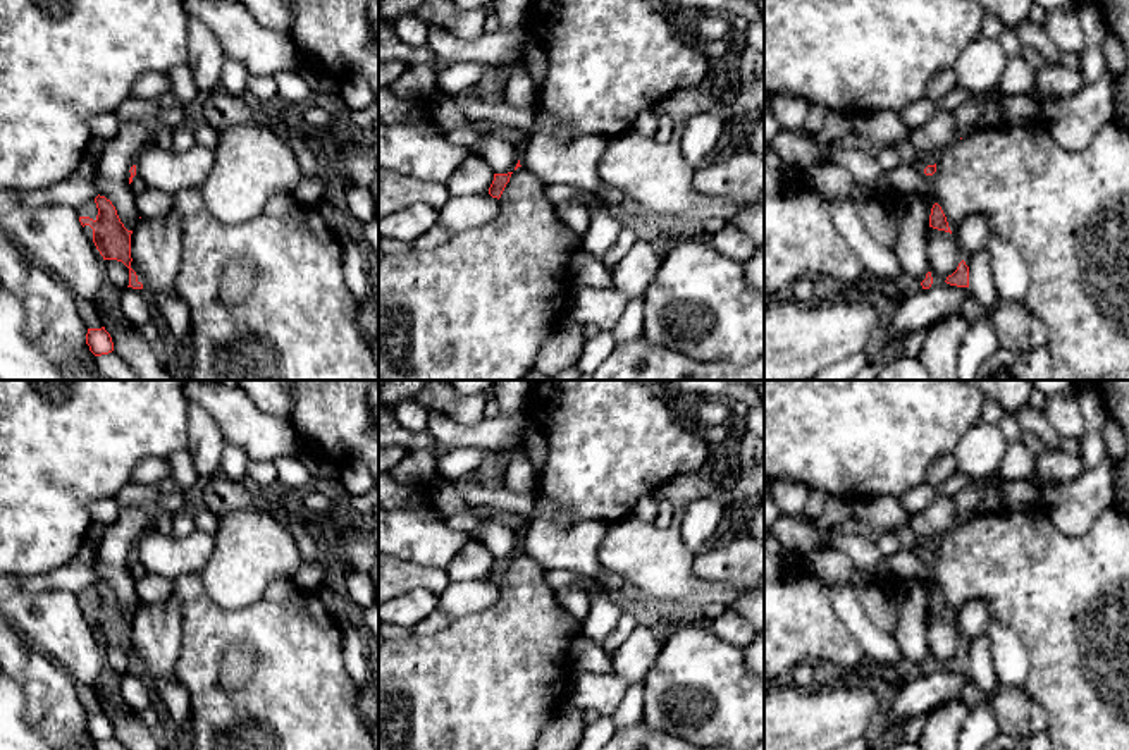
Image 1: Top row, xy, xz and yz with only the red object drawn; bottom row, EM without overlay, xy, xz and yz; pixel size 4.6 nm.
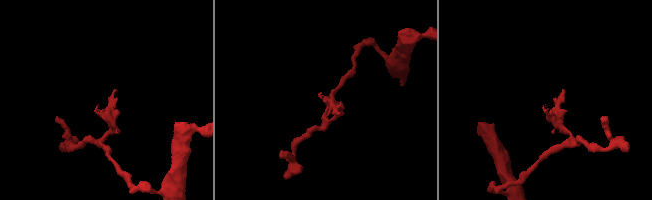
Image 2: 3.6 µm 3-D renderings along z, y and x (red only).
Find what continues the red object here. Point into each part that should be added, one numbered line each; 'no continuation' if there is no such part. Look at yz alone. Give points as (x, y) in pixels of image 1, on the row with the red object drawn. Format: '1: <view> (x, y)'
no continuation

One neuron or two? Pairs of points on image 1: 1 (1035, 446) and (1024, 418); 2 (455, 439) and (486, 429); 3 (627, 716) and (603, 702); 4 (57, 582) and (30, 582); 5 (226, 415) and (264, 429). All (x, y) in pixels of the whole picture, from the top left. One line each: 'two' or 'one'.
1: two
2: one
3: two
4: one
5: one

